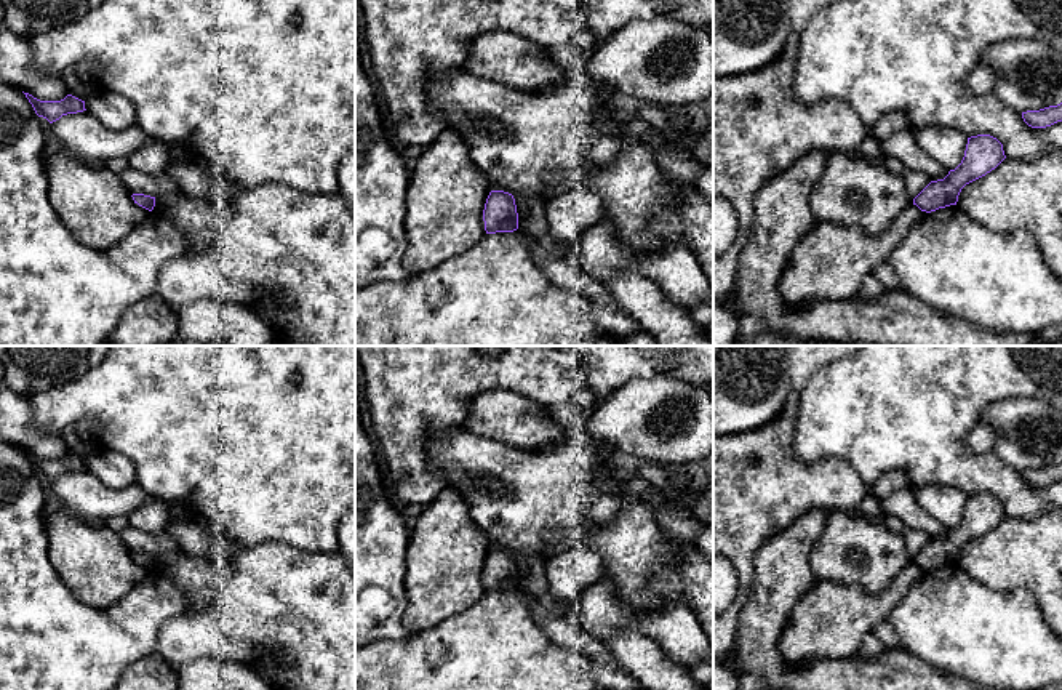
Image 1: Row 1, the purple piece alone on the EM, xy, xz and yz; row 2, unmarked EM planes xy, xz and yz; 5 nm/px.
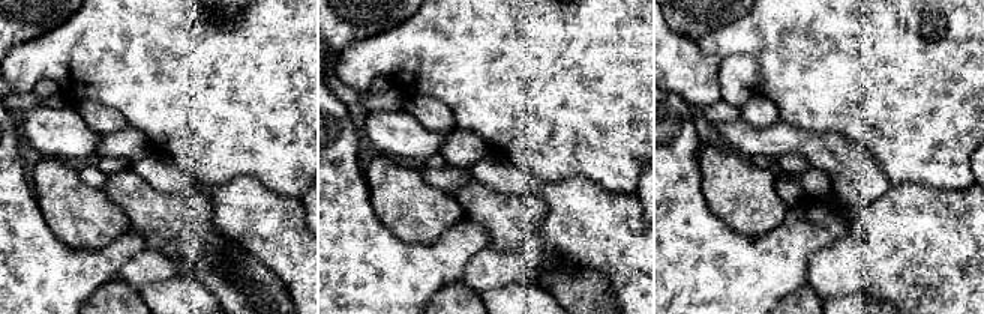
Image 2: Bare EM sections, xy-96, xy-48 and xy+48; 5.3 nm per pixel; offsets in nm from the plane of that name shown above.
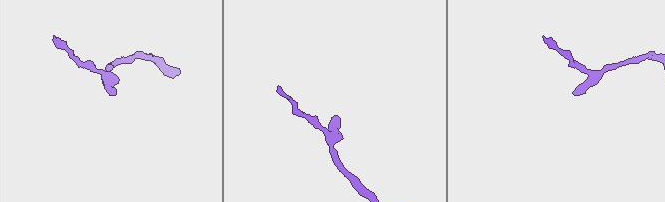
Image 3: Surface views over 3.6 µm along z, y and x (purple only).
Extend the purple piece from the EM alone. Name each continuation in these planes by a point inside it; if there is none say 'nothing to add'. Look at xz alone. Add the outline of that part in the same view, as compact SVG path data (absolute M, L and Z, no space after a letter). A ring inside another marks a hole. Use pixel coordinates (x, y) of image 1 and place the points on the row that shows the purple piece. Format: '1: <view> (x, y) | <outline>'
nothing to add

